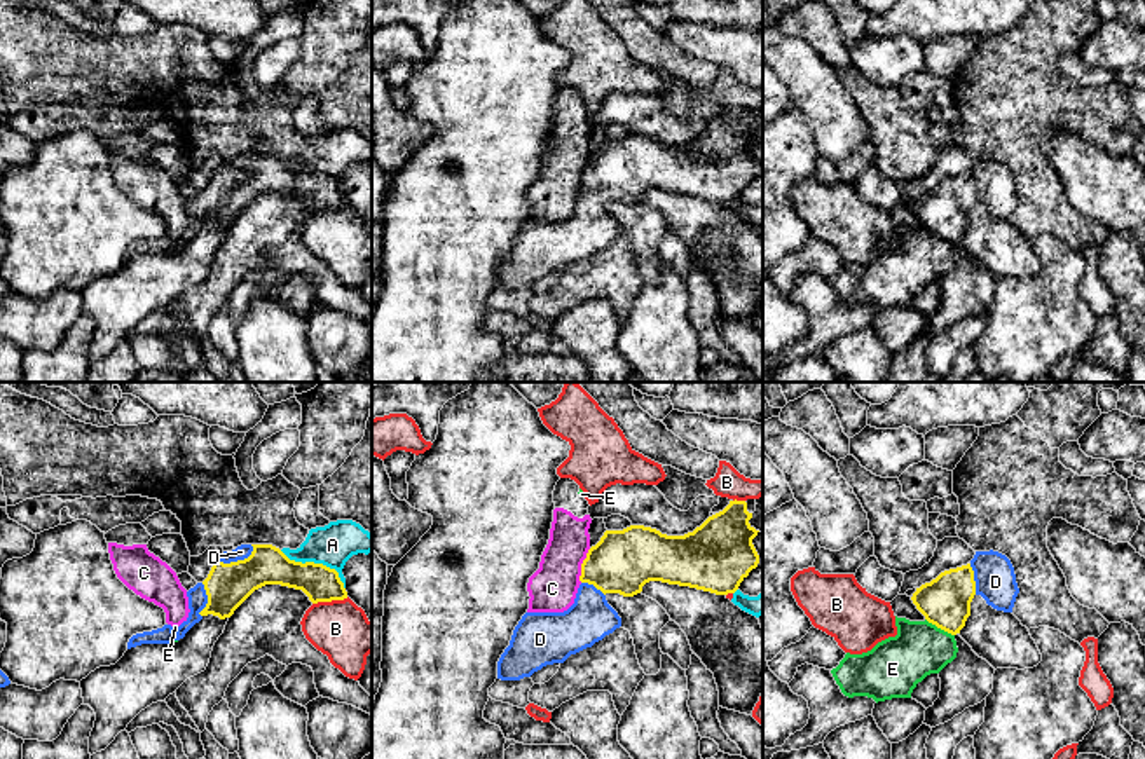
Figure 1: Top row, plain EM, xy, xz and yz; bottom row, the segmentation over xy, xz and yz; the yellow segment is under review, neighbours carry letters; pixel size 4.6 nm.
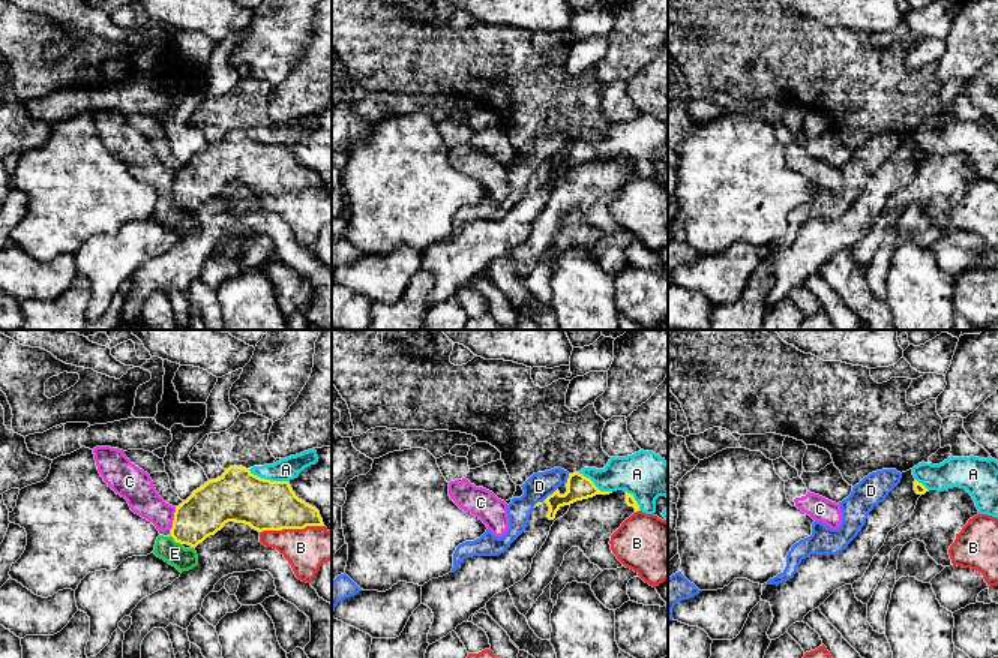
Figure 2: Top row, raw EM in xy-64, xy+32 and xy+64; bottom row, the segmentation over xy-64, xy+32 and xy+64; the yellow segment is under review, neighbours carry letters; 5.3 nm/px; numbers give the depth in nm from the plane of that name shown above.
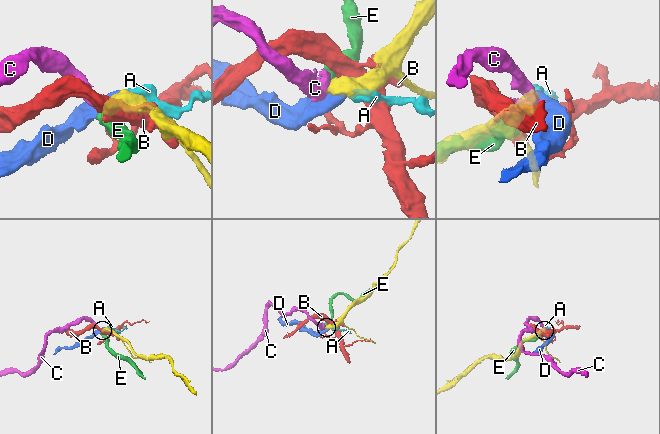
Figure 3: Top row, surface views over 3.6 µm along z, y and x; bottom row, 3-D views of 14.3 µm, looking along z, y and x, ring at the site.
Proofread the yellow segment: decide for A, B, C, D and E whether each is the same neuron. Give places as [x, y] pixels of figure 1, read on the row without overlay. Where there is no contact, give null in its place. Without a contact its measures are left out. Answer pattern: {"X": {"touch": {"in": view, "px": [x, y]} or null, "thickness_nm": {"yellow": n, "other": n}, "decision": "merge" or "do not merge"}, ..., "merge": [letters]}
{"A": {"touch": {"in": "xy", "px": [316, 173]}, "thickness_nm": {"yellow": 180, "other": 190}, "decision": "do not merge"}, "B": {"touch": {"in": "xy", "px": [330, 210]}, "thickness_nm": {"yellow": 170, "other": 260}, "decision": "do not merge"}, "C": {"touch": {"in": "xz", "px": [582, 175]}, "thickness_nm": {"yellow": 280, "other": 220}, "decision": "do not merge"}, "D": {"touch": {"in": "xy", "px": [238, 170]}, "thickness_nm": {"yellow": 200, "other": 70}, "decision": "merge"}, "E": {"touch": {"in": "yz", "px": [939, 236]}, "thickness_nm": {"yellow": 220, "other": 260}, "decision": "do not merge"}, "merge": ["D"]}

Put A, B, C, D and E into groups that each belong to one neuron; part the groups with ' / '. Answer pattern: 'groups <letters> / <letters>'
groups A / B / C E / D

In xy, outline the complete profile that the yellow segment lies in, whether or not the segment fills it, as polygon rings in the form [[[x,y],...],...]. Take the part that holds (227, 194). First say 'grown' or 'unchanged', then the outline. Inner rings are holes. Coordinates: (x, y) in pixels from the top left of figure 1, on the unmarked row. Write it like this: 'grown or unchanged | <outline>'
grown | [[[241,154],[223,161],[208,187],[187,201],[190,222],[180,236],[164,234],[136,243],[129,248],[127,258],[141,253],[173,253],[208,223],[230,227],[255,199],[265,194],[302,199],[312,213],[347,208],[335,178],[290,169],[272,154]]]

